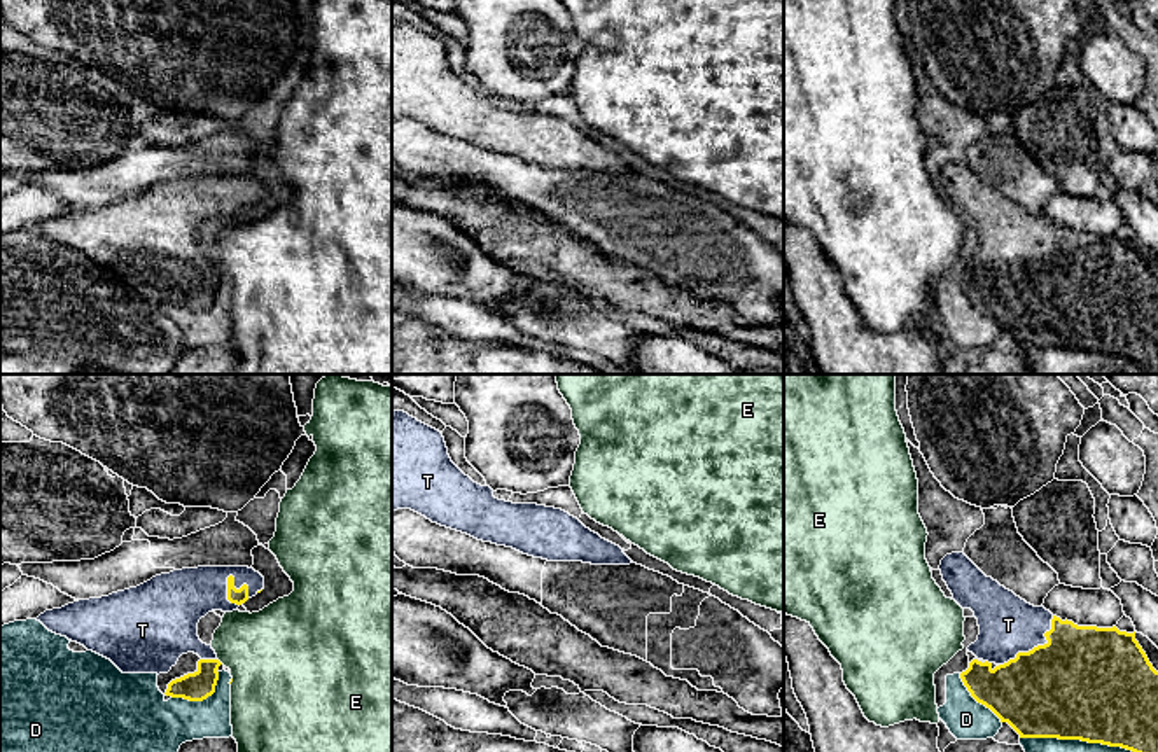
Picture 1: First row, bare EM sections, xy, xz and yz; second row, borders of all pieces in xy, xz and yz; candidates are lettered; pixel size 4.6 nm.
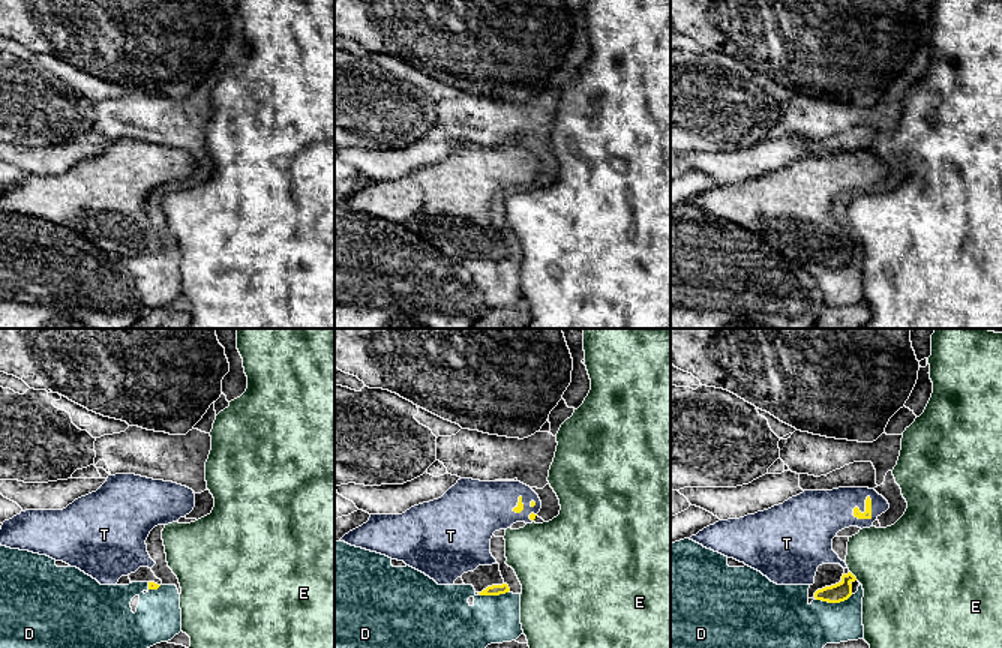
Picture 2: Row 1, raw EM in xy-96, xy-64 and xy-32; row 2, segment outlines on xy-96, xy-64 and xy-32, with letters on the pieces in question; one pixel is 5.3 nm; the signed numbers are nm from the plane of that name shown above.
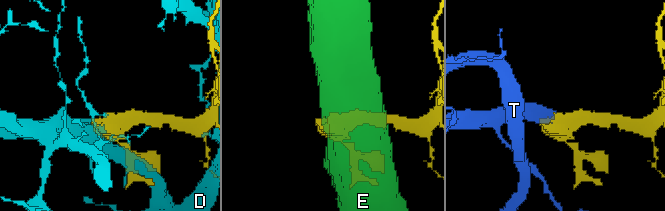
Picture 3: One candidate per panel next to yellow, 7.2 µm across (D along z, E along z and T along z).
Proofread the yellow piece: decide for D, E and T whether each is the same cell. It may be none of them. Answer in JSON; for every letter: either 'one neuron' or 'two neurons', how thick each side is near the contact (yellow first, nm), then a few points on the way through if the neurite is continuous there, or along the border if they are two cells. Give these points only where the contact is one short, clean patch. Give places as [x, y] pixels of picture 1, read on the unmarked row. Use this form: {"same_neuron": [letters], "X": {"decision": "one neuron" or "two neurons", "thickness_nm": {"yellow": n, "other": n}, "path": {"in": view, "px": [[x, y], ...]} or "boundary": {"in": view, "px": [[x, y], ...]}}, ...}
{"same_neuron": ["T"], "D": {"decision": "two neurons", "thickness_nm": {"yellow": 140, "other": 260}}, "E": {"decision": "two neurons", "thickness_nm": {"yellow": 140, "other": 420}}, "T": {"decision": "one neuron", "thickness_nm": {"yellow": 480, "other": 280}}}

